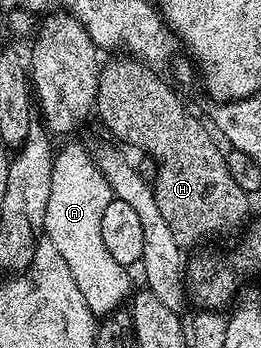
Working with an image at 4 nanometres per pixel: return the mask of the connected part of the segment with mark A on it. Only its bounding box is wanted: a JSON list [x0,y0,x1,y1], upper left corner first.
[45,144,132,318]

